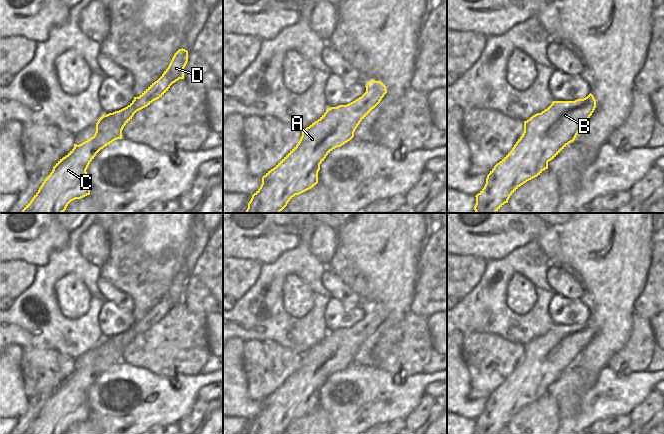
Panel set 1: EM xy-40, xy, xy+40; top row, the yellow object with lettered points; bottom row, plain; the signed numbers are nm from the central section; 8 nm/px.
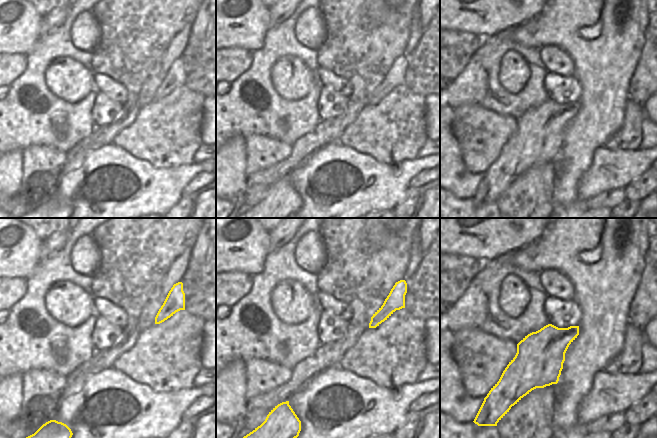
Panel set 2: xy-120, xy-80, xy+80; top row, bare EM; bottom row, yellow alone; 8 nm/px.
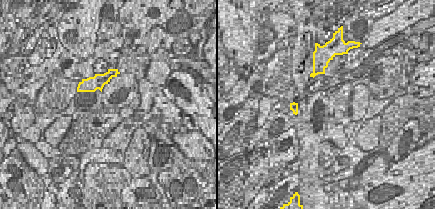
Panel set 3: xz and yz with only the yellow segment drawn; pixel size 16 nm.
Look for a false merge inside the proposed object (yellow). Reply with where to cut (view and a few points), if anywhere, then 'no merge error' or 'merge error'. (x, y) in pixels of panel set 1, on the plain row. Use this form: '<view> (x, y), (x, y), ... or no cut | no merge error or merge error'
no cut | no merge error

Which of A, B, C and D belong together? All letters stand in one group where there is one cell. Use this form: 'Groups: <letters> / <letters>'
Groups: A B C D.

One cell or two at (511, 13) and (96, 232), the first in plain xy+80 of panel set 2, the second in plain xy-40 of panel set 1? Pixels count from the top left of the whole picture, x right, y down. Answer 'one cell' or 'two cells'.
two cells

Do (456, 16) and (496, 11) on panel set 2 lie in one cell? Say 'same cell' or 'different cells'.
same cell

